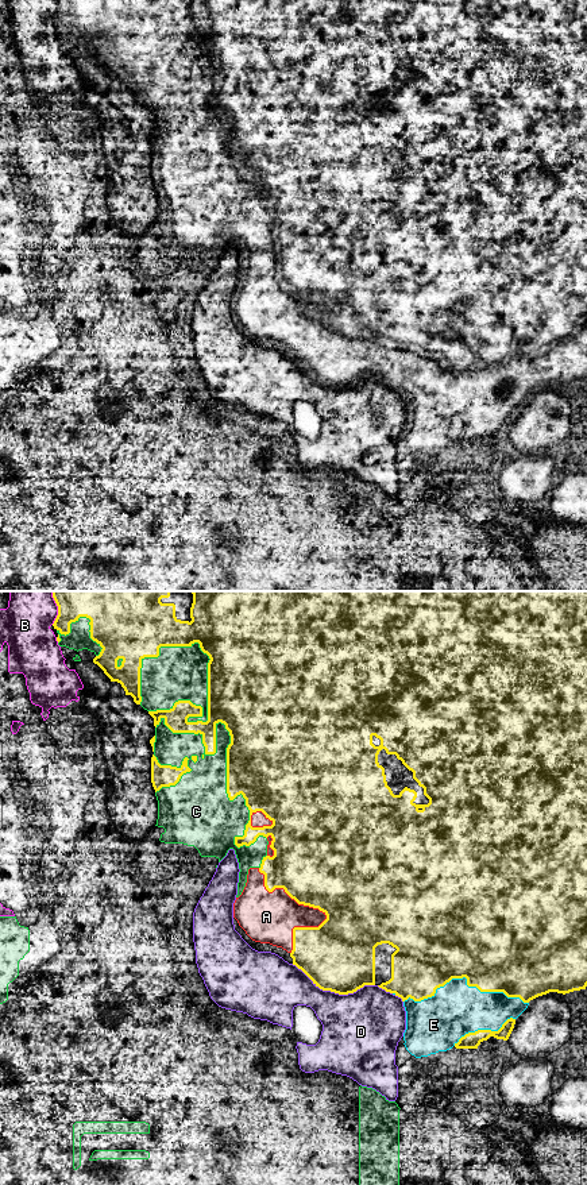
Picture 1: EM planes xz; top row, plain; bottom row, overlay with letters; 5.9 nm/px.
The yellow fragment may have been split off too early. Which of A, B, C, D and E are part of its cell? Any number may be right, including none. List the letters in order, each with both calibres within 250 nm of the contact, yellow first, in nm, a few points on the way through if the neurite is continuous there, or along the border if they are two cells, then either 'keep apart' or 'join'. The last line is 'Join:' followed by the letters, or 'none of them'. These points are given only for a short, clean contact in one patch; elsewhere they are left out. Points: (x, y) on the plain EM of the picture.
A: 500 nm thick on the yellow side, 280 nm on the other; join
B: 140 nm thick on the yellow side, 300 nm on the other; keep apart
C: 500 nm thick on the yellow side, 280 nm on the other; keep apart
D: 440 nm thick on the yellow side, 400 nm on the other; keep apart
E: 500 nm thick on the yellow side, 320 nm on the other; join
Join: A, E

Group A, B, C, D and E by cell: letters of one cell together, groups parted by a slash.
A E / B / C / D

